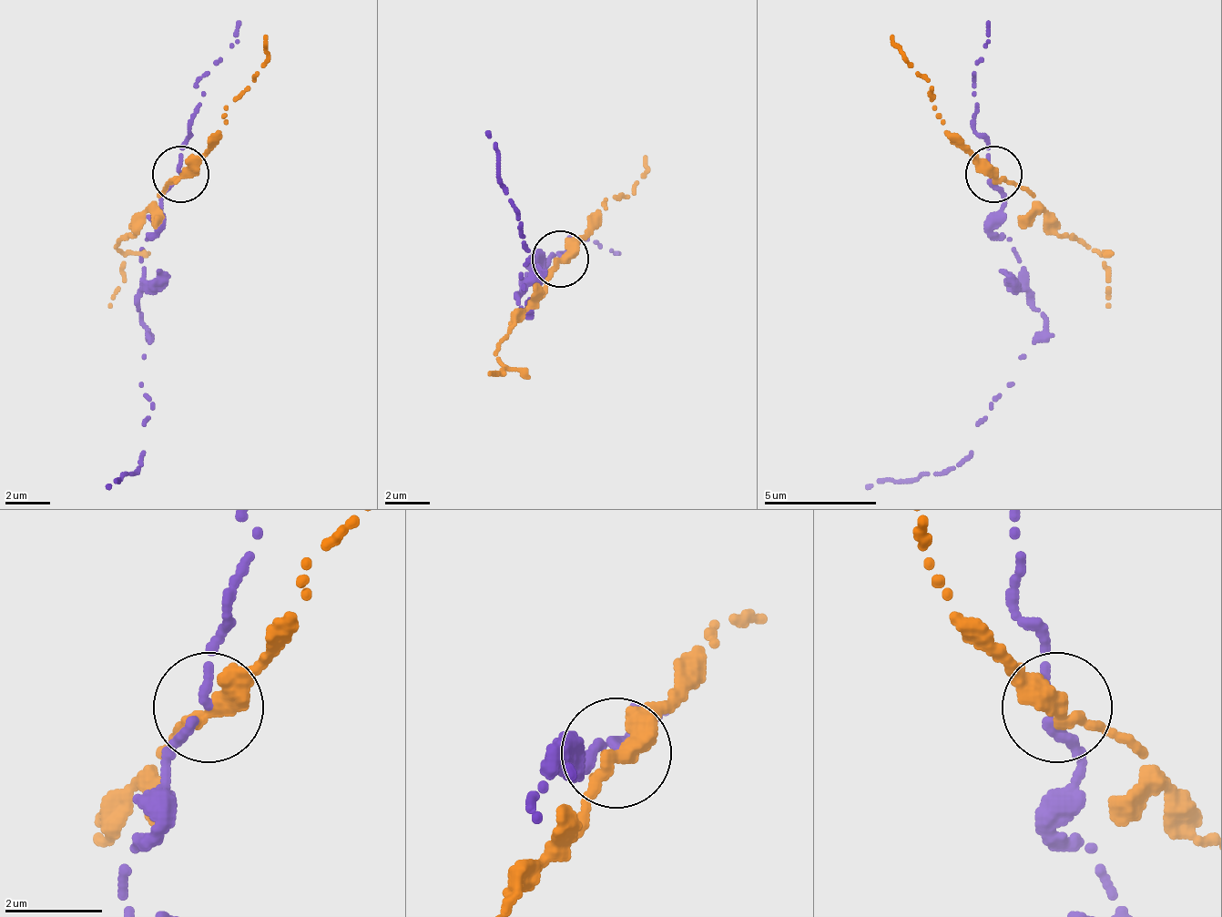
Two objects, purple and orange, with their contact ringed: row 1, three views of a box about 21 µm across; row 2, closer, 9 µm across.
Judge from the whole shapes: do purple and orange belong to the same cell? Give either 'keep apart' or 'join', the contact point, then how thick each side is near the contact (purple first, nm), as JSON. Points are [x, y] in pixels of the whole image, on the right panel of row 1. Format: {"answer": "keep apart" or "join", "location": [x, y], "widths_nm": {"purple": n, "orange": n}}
{"answer": "keep apart", "location": [993, 174], "widths_nm": {"purple": 170, "orange": 340}}

